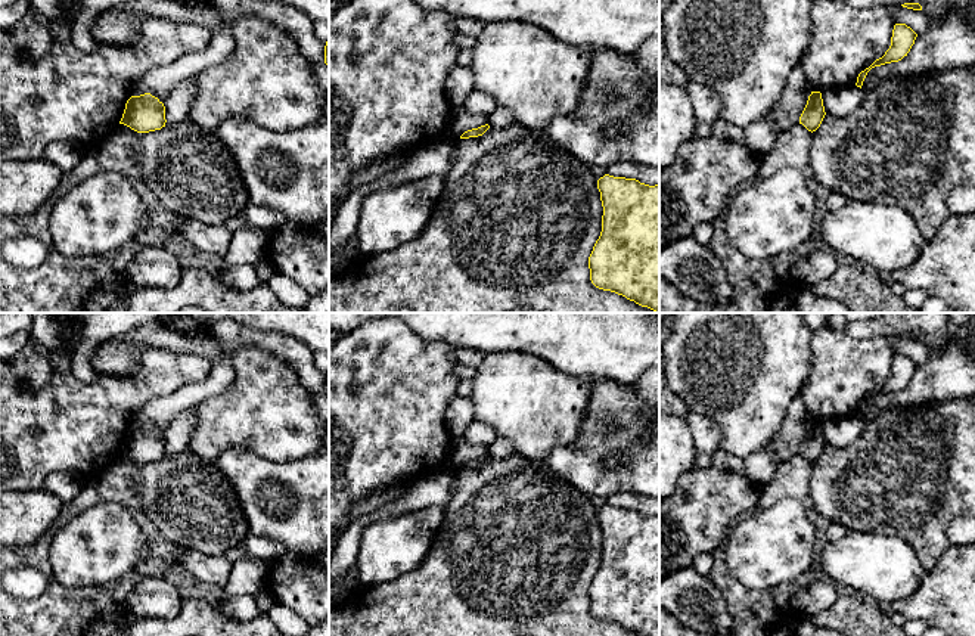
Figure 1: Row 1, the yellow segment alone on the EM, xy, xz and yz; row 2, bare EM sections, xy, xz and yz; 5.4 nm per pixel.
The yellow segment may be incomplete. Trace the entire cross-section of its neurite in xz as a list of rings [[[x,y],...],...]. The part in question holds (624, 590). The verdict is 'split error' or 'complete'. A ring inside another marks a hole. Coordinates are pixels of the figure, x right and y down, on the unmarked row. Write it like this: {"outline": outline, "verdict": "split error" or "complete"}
{"outline": [[[605,505],[597,511],[602,562],[589,587],[590,611],[639,636],[659,636],[659,515]]], "verdict": "complete"}

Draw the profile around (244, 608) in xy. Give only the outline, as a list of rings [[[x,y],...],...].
[[[254,595],[215,599],[211,605],[230,621],[248,623],[261,614]]]

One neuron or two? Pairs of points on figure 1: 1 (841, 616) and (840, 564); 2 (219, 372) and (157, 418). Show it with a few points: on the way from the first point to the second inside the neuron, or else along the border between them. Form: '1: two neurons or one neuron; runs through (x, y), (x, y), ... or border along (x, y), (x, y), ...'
1: two neurons; border along (853, 590), (868, 595), (876, 602)
2: one neuron; runs through (204, 388), (173, 403)

